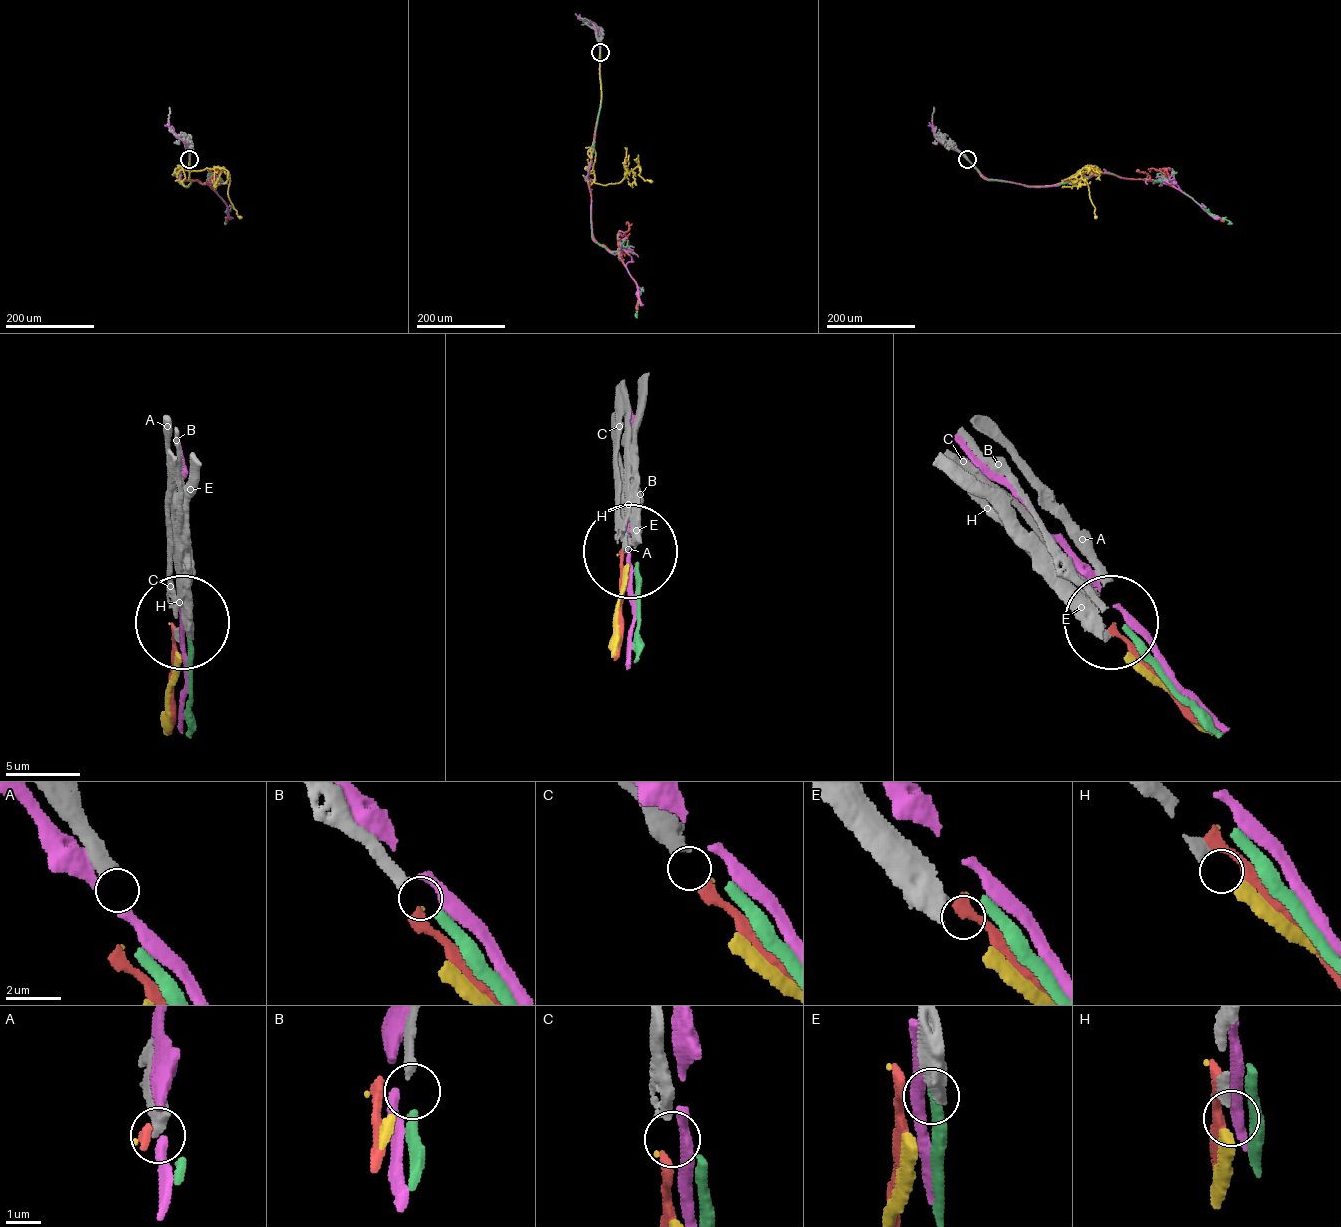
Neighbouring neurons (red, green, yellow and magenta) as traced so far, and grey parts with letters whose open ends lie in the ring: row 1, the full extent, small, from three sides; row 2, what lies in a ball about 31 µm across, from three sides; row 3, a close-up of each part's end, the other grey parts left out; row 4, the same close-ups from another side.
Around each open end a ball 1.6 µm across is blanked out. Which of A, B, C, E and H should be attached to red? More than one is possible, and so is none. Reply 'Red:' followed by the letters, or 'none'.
Red: C

